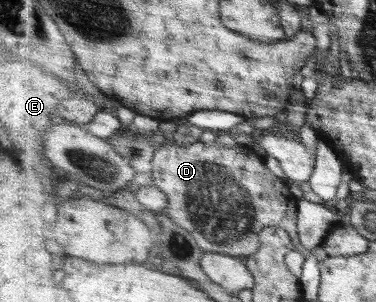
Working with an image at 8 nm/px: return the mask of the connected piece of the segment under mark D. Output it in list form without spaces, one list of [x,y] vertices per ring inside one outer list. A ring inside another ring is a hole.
[[[242,139],[232,147],[227,147],[218,141],[210,144],[198,141],[192,144],[162,145],[157,147],[153,168],[153,185],[161,188],[169,199],[169,206],[164,211],[165,215],[191,231],[204,251],[246,258],[261,249],[259,233],[265,227],[281,225],[292,236],[297,250],[306,252],[301,244],[298,227],[300,199],[291,193],[288,180],[279,179],[271,169],[267,169],[265,156],[255,152],[253,145],[247,139]]]

